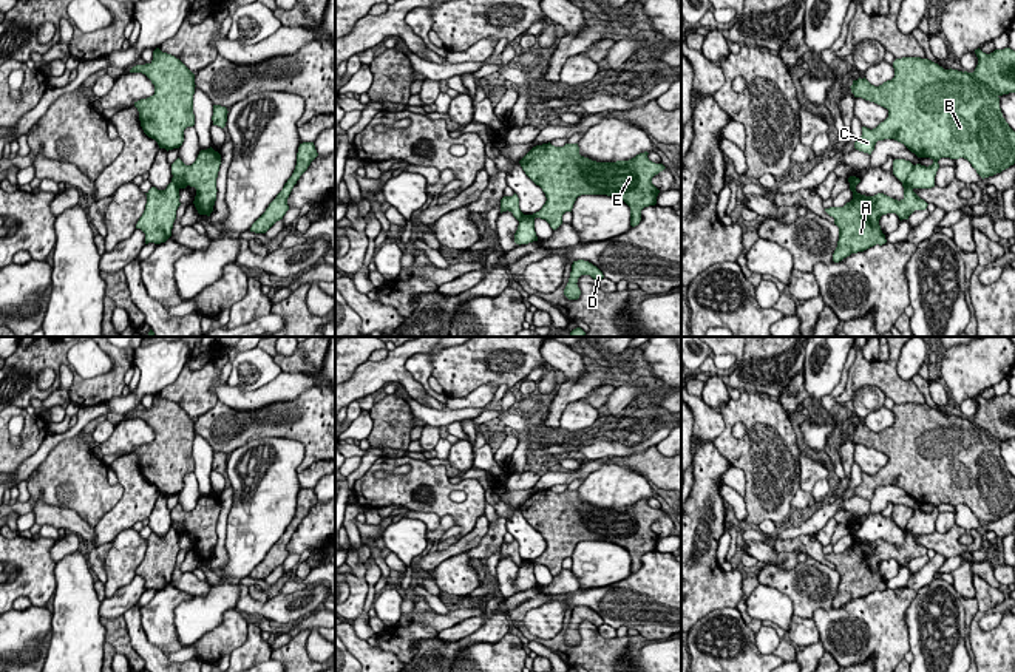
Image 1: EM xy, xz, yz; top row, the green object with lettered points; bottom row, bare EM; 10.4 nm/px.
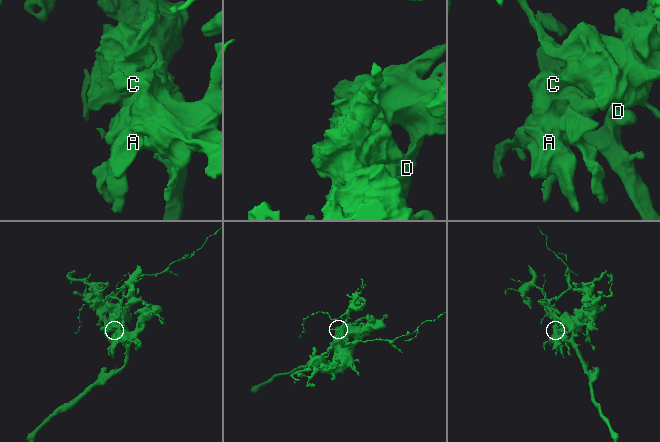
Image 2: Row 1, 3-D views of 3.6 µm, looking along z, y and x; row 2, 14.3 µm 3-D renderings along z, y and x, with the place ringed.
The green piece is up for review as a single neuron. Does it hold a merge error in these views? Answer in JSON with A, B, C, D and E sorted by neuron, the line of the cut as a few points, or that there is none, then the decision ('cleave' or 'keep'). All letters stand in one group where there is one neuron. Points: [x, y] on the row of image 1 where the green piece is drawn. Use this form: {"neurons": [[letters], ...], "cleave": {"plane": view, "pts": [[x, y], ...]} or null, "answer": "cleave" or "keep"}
{"neurons": [["A", "D", "E"], ["B", "C"]], "cleave": {"plane": "yz", "pts": [[970, 73], [998, 95]]}, "answer": "cleave"}

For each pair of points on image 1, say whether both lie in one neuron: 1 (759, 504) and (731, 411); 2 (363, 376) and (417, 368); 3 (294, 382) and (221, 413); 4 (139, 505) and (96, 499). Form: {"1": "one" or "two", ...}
{"1": "one", "2": "two", "3": "two", "4": "two"}

